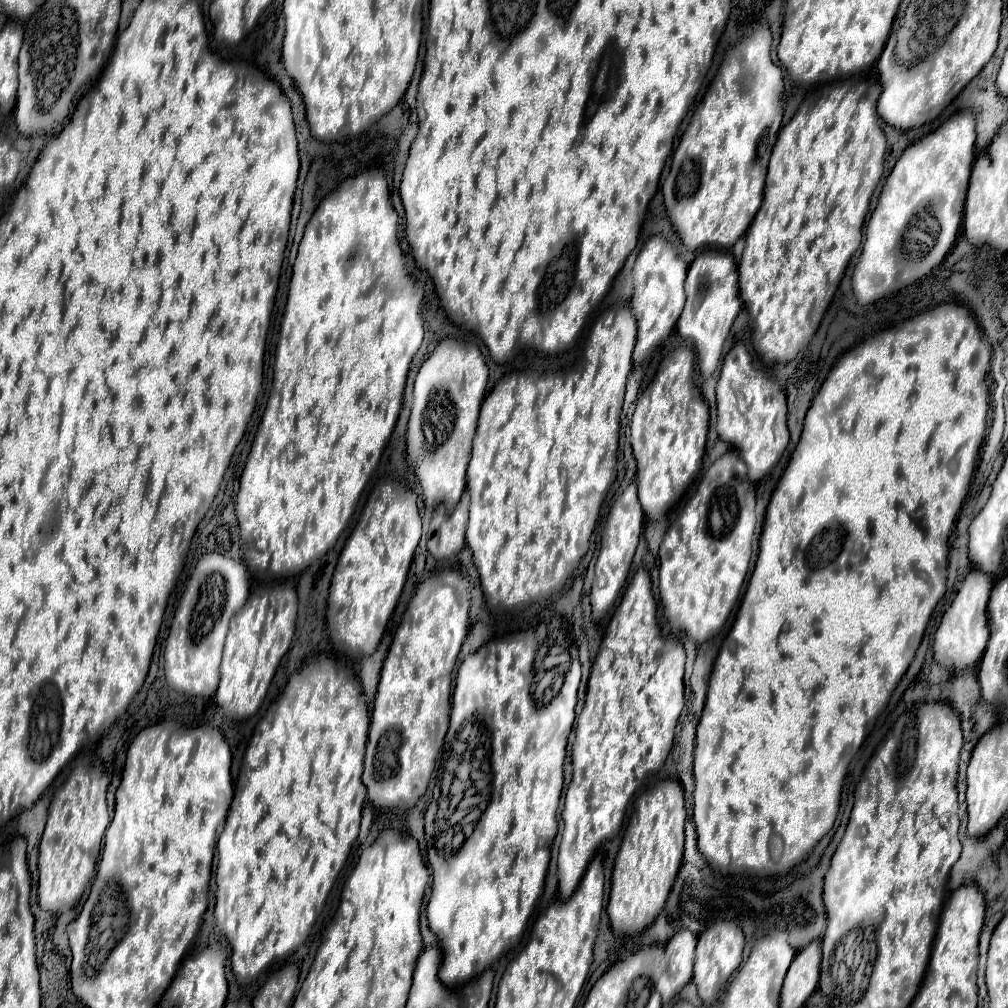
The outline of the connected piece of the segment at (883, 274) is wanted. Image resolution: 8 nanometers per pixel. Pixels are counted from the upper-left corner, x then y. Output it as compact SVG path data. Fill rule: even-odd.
M970 108L960 110L952 114L944 124L940 124L934 132L910 144L898 158L896 166L892 168L882 188L878 206L866 224L866 240L862 244L862 254L852 276L854 296L858 304L870 304L930 274L932 268L936 268L944 260L944 256L956 242L958 228L962 222L962 212L964 212L968 178L974 162L974 140L976 140L974 124L976 124L974 112Z

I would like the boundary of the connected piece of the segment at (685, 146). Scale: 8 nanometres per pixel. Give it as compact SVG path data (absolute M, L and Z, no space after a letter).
M762 24L726 52L710 88L694 110L694 116L672 156L672 168L662 186L662 194L672 226L688 250L698 250L700 246L732 248L734 242L746 232L762 204L766 166L784 116L784 80L780 66L770 58L770 46L770 28Z

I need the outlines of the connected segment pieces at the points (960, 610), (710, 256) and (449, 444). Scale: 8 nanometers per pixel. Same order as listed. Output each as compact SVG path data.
M974 568L964 578L952 606L942 616L942 622L934 634L934 660L942 666L954 668L954 670L972 670L976 662L982 658L982 652L988 642L988 616L986 616L986 604L992 590L992 578Z
M718 250L698 254L696 260L690 264L684 292L686 292L686 306L678 318L676 330L684 340L688 338L694 342L698 352L698 368L702 376L708 378L718 366L724 340L732 328L734 318L742 308L734 256L730 252L718 252Z
M446 338L434 348L432 356L420 366L414 384L414 402L412 402L412 414L408 422L408 434L406 434L406 452L422 484L422 496L428 506L444 504L446 508L454 508L466 488L466 466L470 462L478 410L484 400L486 386L488 386L488 368L484 364L482 352L474 344Z

